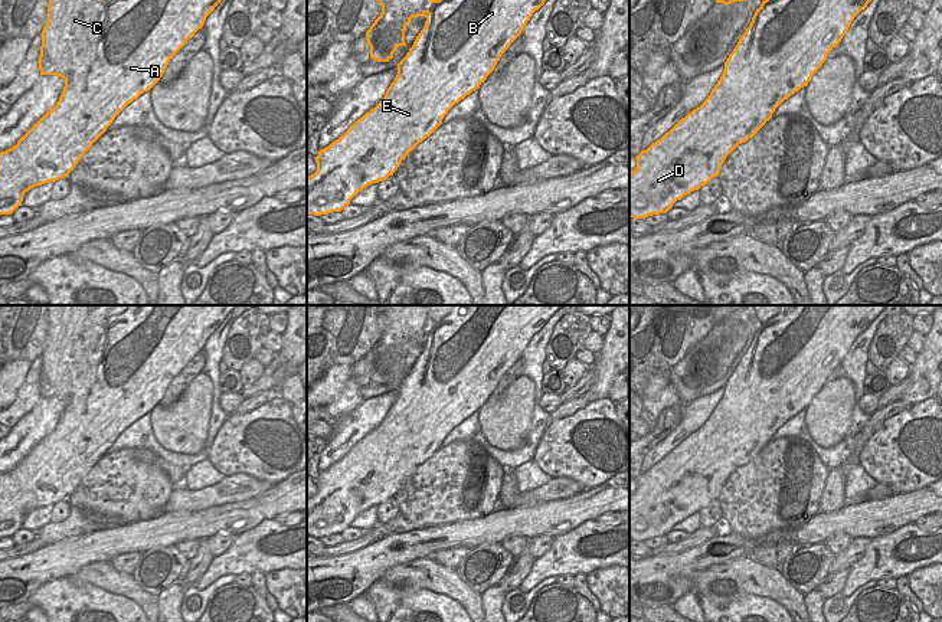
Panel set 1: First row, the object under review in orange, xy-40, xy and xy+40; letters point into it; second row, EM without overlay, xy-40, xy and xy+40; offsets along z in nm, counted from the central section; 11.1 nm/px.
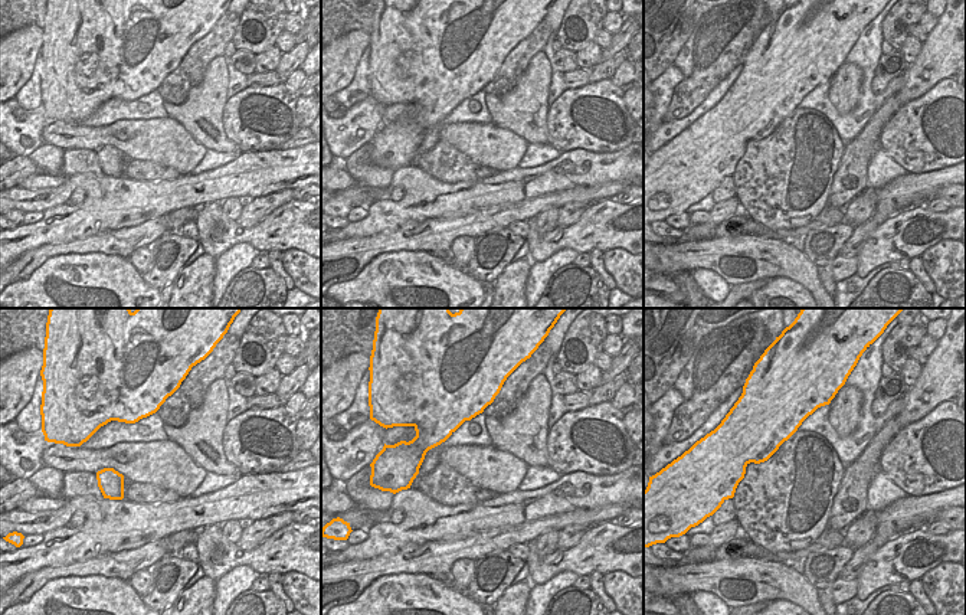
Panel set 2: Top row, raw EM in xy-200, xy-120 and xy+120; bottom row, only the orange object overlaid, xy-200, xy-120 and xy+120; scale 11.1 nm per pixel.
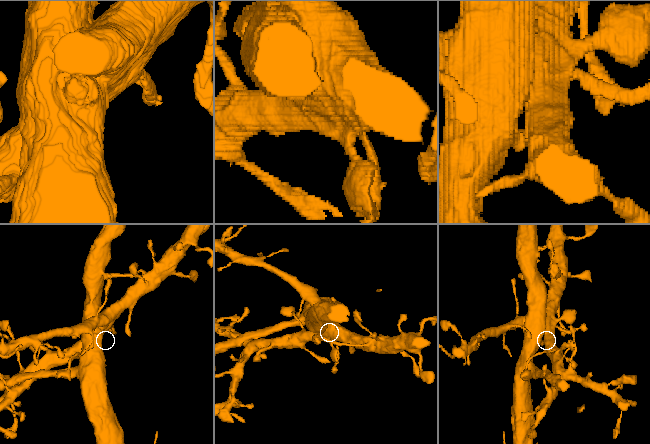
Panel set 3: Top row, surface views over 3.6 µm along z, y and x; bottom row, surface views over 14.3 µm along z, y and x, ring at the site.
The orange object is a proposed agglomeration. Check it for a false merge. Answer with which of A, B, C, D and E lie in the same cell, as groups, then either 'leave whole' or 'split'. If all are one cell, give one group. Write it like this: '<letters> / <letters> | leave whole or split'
A B D E / C | split

